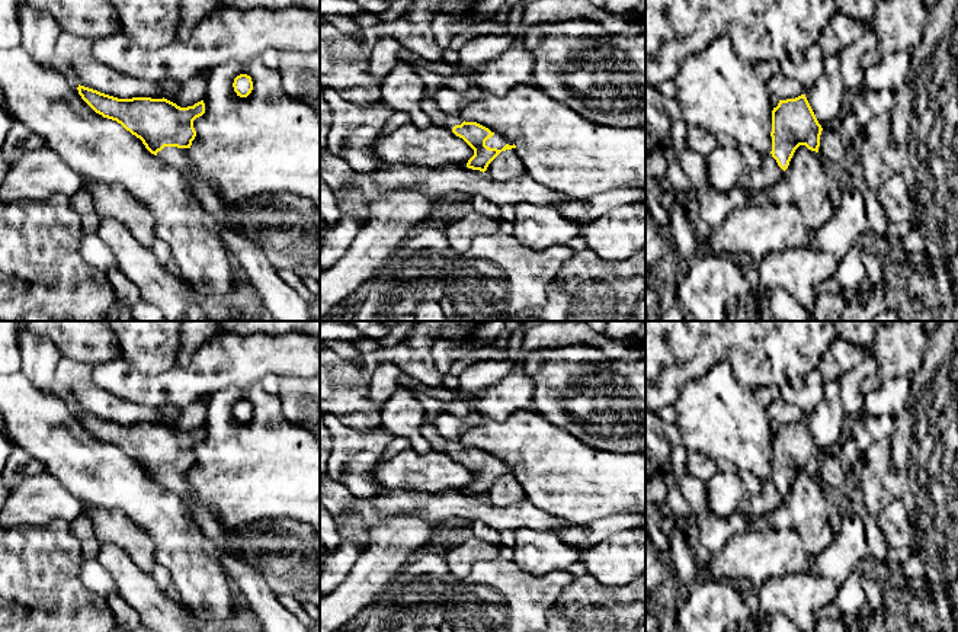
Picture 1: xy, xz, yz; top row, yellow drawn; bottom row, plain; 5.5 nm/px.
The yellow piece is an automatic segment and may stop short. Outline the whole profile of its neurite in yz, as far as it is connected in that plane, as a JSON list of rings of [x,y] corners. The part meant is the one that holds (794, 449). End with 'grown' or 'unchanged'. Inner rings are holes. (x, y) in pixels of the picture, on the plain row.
[[[805,420],[779,426],[772,436],[772,477],[762,484],[759,494],[746,493],[734,513],[750,520],[770,514],[781,506],[800,471],[818,478],[821,456]]]; grown

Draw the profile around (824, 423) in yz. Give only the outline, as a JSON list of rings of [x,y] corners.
[[[839,379],[826,382],[820,404],[804,418],[823,455],[839,440],[845,416]]]

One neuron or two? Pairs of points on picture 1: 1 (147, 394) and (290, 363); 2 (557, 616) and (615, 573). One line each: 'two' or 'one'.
1: one
2: two

